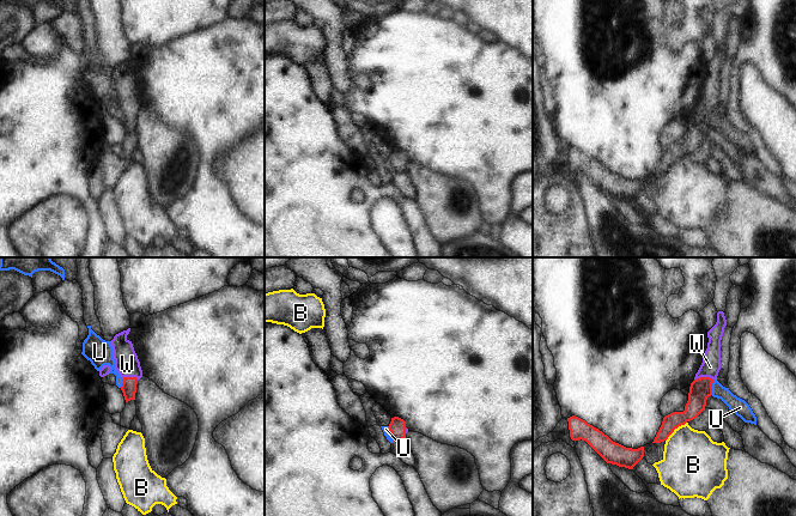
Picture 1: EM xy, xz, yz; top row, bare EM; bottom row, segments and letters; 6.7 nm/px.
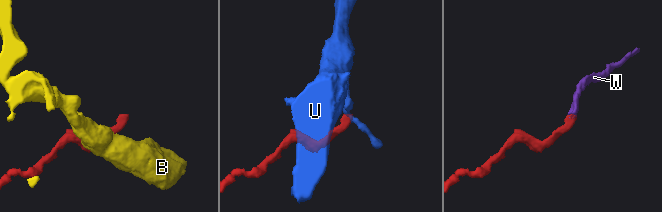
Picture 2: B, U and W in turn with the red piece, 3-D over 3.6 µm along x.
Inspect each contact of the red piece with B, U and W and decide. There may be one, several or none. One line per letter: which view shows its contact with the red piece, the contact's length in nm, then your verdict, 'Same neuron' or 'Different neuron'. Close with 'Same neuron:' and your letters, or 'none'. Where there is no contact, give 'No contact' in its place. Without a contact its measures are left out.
B: Touches red in yz. Shared border 190 nm. Different neuron
U: Touches red in xz. Shared border 120 nm. Different neuron
W: Touches red in yz. Shared border 140 nm. Same neuron
Same neuron: W.

